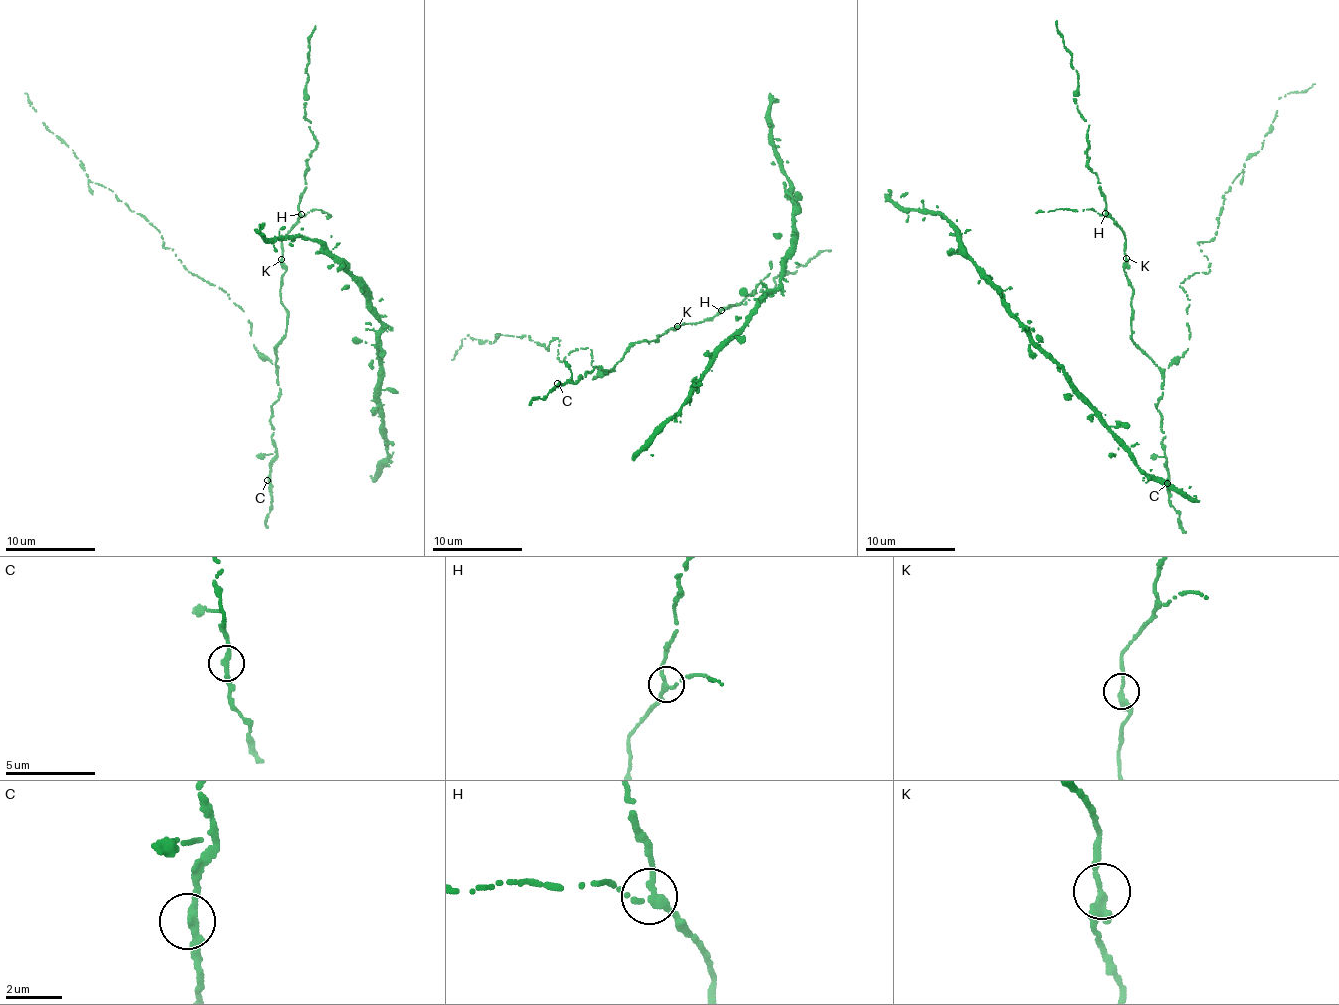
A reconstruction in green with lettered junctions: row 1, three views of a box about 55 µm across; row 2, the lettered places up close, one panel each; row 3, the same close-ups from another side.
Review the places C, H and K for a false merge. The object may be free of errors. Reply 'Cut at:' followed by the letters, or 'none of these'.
Cut at: none of these

